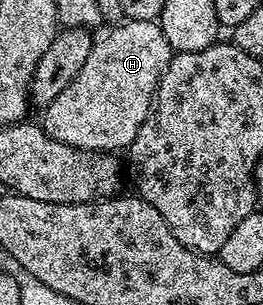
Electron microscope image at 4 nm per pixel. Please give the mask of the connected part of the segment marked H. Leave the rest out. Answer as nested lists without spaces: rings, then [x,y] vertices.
[[[128,20],[114,25],[101,40],[94,41],[92,50],[85,61],[85,65],[81,68],[78,76],[61,92],[57,94],[57,98],[50,103],[50,106],[43,110],[41,119],[41,127],[47,136],[53,138],[54,141],[63,142],[66,145],[73,146],[77,149],[92,149],[94,152],[117,152],[117,149],[128,149],[133,142],[133,138],[137,136],[141,124],[148,116],[148,110],[153,106],[156,86],[159,85],[161,77],[164,76],[168,64],[174,56],[174,49],[169,46],[168,39],[165,38],[164,31],[161,30],[158,21],[154,20]]]

